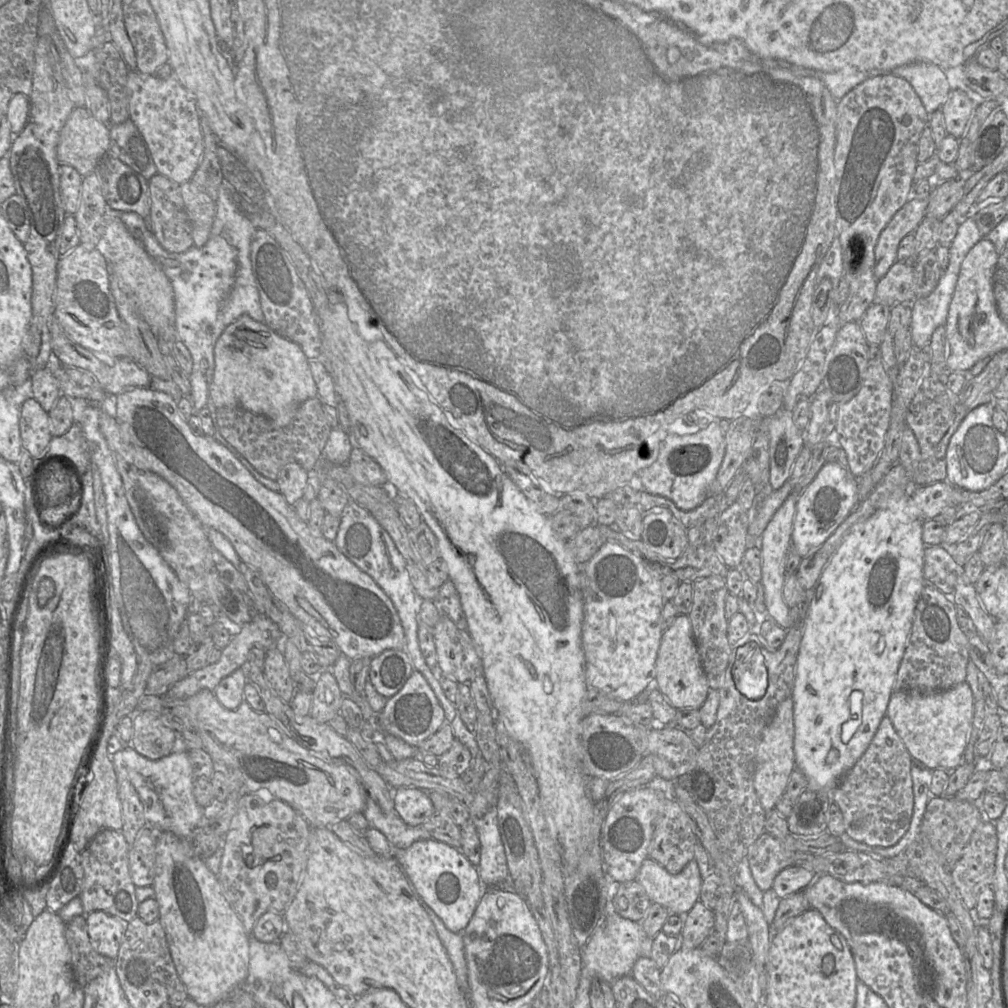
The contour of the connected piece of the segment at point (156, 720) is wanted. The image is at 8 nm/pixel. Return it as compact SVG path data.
M136 711L133 715L130 745L142 756L157 760L172 753L176 732L153 711Z

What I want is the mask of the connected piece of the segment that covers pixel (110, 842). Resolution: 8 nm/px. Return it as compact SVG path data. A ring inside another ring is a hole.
M103 829L81 851L84 878L79 897L84 914L92 911L104 911L125 922L129 922L137 916L139 902L135 893L136 886L129 872L129 847L121 830Z

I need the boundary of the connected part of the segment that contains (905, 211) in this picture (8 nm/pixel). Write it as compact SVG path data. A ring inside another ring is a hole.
M910 197L881 231L875 246L874 276L881 279L897 261L901 240L914 233L926 216L929 198Z

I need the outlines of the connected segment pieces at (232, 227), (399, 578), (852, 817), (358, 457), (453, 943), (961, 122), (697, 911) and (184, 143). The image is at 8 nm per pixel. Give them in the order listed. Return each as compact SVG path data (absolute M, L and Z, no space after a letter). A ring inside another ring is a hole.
M225 181L219 187L216 200L216 216L210 237L202 247L192 246L183 253L166 251L149 231L144 218L135 212L114 212L129 233L141 244L150 257L160 266L171 282L175 302L175 339L181 341L189 350L193 369L189 375L191 392L187 396L197 415L205 406L208 408L214 426L214 439L224 445L263 486L273 492L279 492L276 480L270 480L259 472L230 444L220 433L217 421L217 408L208 395L209 384L200 370L200 362L205 359L210 365L211 376L214 375L214 347L225 328L242 315L248 315L257 322L264 322L259 292L252 271L250 249L255 231L251 221L239 210L233 200L233 191Z
M352 500L346 505L340 514L340 525L333 541L338 550L353 562L362 571L373 578L376 584L385 592L385 594L392 601L405 635L406 652L410 657L414 669L421 672L429 683L431 689L435 693L441 706L444 709L445 719L451 722L455 739L458 739L470 751L473 758L482 757L481 751L475 740L474 732L470 731L463 723L459 713L456 711L454 705L445 696L440 685L437 671L431 670L419 648L417 630L419 625L419 612L421 598L416 593L407 569L405 561L396 548L392 538L387 531L376 521L376 519L366 509L362 508ZM454 718L454 719L453 719Z
M884 716L878 729L872 738L868 748L863 753L863 755L859 758L859 760L855 763L855 765L847 770L837 781L834 789L830 793L831 802L836 803L843 815L843 821L845 826L845 833L851 837L853 840L867 844L869 846L880 846L880 847L889 847L894 845L908 830L912 813L913 813L913 788L912 788L912 778L911 778L911 755L907 751L905 745L903 744L902 740L900 739L899 735L897 734L894 726L889 719L888 716Z
M357 446L352 448L346 465L360 484L382 486L388 481L380 465Z
M417 894L416 896L422 908L431 920L440 942L452 963L459 989L463 994L470 994L463 933L454 933L450 931L436 913L427 904L425 904Z
M952 89L941 107L946 133L959 139L967 129L975 107L976 101L972 100L966 92Z
M699 900L692 909L684 916L684 925L681 937L684 947L699 948L714 929L715 916Z
M130 70L127 77L129 119L143 136L159 174L178 185L190 181L204 152L200 112L193 97L171 76L165 80Z

